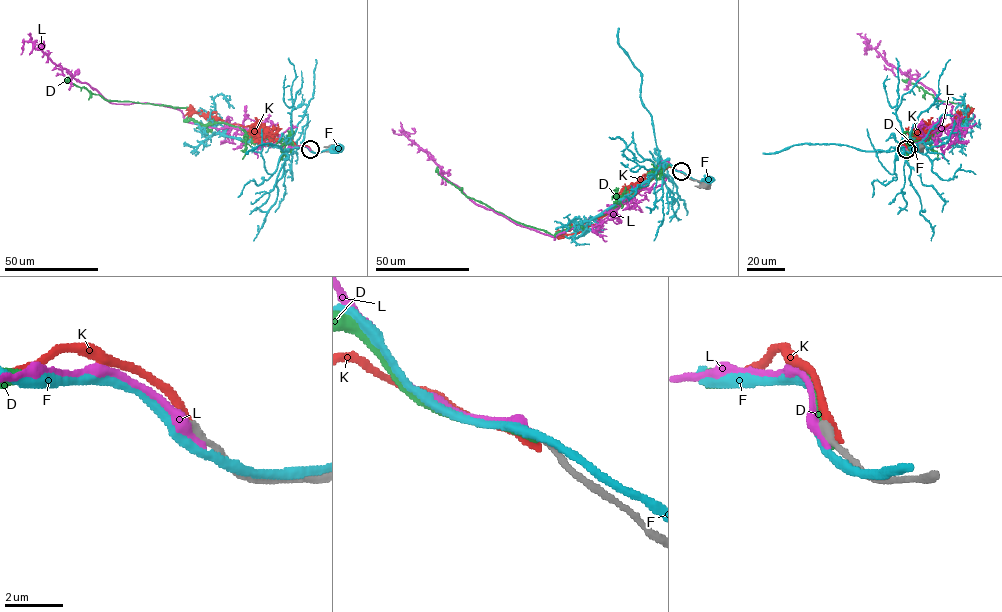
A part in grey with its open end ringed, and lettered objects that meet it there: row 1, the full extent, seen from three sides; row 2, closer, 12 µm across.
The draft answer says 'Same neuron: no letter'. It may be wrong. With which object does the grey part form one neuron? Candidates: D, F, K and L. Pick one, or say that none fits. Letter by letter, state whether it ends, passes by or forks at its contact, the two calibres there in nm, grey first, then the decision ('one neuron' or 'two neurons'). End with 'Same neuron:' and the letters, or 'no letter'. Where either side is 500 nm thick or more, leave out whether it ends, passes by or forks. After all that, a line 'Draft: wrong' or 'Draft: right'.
D: it ends | 280/280 nm | two neurons
F: it passes by | 240/280 nm | two neurons
K: it ends | 280/400 nm | two neurons
L: it ends | 300/340 nm | two neurons
Same neuron: no letter
Draft: right

